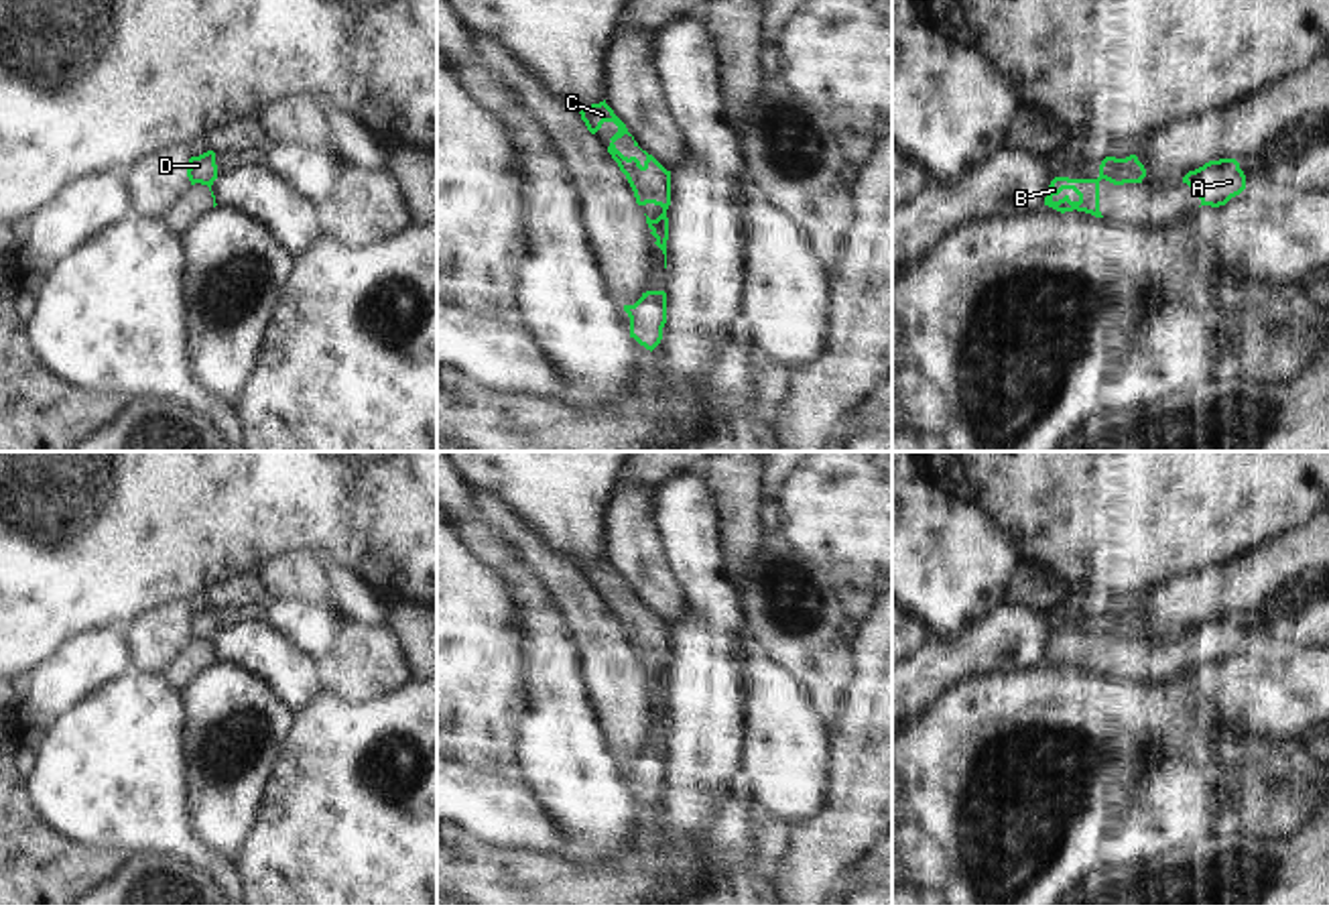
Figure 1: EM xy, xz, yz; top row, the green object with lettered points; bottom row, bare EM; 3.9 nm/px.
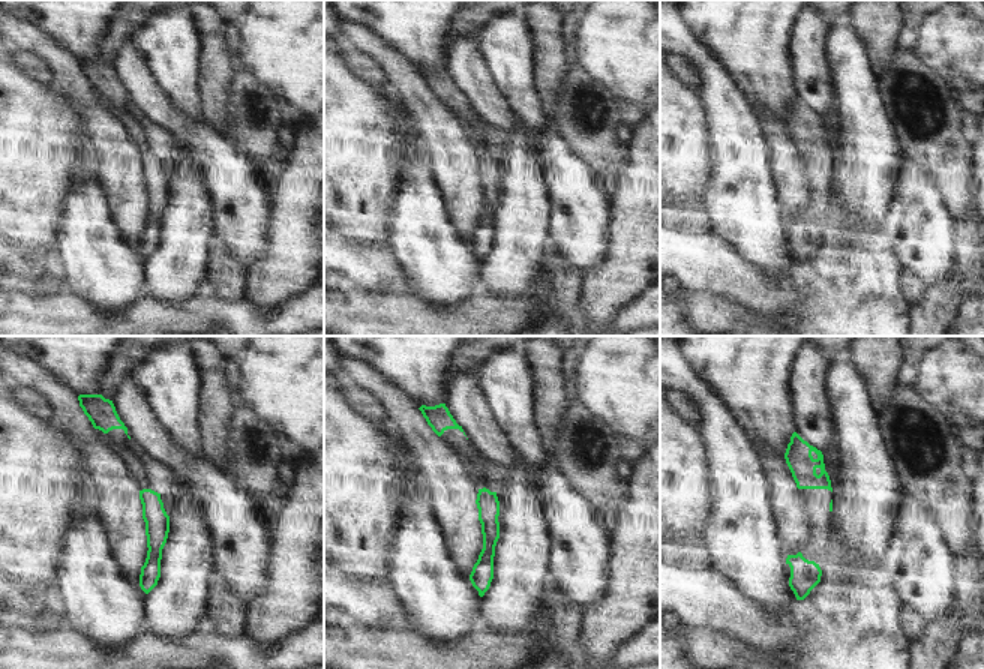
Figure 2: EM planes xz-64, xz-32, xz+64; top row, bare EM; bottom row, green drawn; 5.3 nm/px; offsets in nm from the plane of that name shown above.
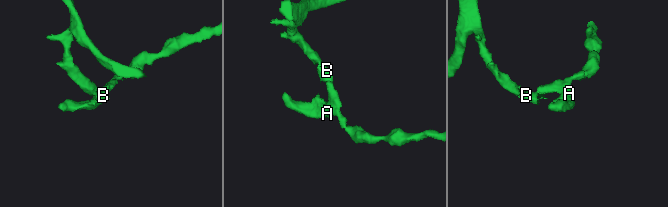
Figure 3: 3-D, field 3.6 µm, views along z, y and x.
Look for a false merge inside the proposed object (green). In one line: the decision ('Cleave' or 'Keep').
Cleave.

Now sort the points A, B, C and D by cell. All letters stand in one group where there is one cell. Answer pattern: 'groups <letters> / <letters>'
groups A D / B C

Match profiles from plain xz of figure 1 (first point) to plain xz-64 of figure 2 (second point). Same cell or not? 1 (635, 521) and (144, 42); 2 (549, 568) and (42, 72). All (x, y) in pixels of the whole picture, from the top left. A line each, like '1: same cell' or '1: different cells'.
1: different cells
2: different cells

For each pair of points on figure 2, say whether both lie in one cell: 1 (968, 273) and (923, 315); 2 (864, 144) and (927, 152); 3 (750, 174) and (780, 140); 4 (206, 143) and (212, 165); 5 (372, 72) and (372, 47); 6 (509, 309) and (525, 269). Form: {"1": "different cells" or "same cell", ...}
{"1": "same cell", "2": "different cells", "3": "different cells", "4": "same cell", "5": "different cells", "6": "different cells"}

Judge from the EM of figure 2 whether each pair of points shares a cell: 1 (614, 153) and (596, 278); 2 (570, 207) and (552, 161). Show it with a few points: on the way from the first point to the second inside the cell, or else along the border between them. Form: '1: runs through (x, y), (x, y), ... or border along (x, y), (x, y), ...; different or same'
1: border along (627, 150), (627, 164), (614, 183); different
2: runs through (570, 195), (570, 180), (564, 173); same

